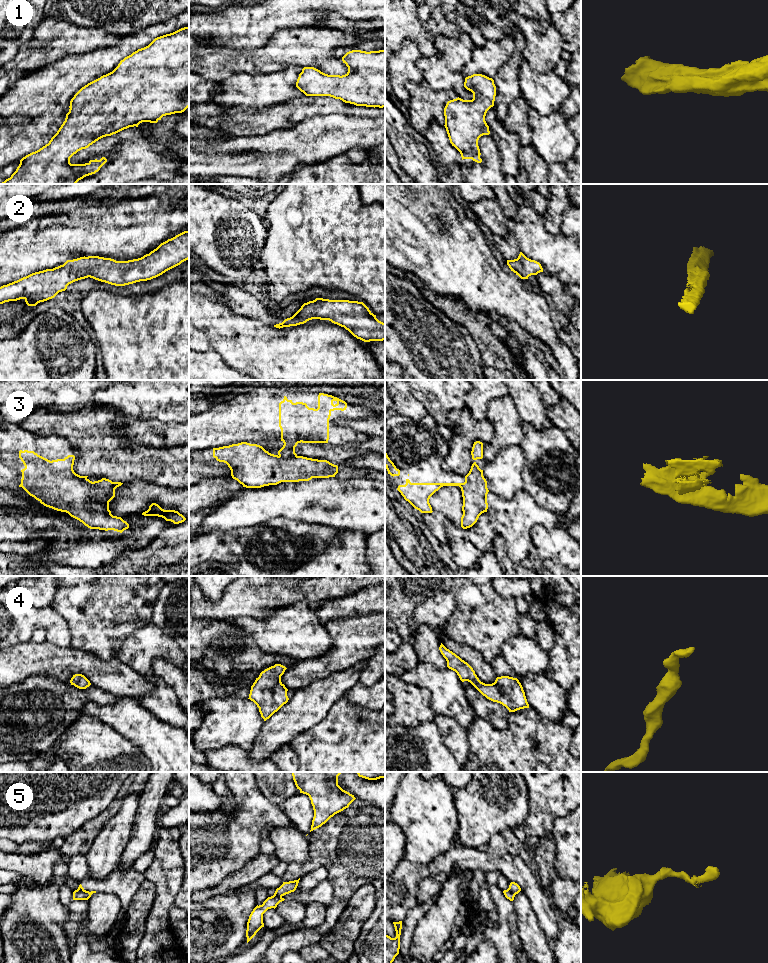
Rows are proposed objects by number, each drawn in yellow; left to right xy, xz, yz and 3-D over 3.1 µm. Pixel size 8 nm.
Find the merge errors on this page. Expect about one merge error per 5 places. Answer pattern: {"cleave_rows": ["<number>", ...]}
{"cleave_rows": ["3", "5"]}

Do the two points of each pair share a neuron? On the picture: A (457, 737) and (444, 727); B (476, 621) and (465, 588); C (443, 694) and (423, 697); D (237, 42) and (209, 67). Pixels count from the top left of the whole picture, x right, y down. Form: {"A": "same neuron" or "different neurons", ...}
{"A": "same neuron", "B": "same neuron", "C": "different neurons", "D": "different neurons"}

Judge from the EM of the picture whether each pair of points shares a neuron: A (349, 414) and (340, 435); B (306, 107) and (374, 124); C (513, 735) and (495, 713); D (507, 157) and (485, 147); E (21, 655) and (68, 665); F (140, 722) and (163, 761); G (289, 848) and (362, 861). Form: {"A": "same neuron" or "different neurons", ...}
{"A": "same neuron", "B": "different neurons", "C": "different neurons", "D": "different neurons", "E": "same neuron", "F": "same neuron", "G": "different neurons"}

